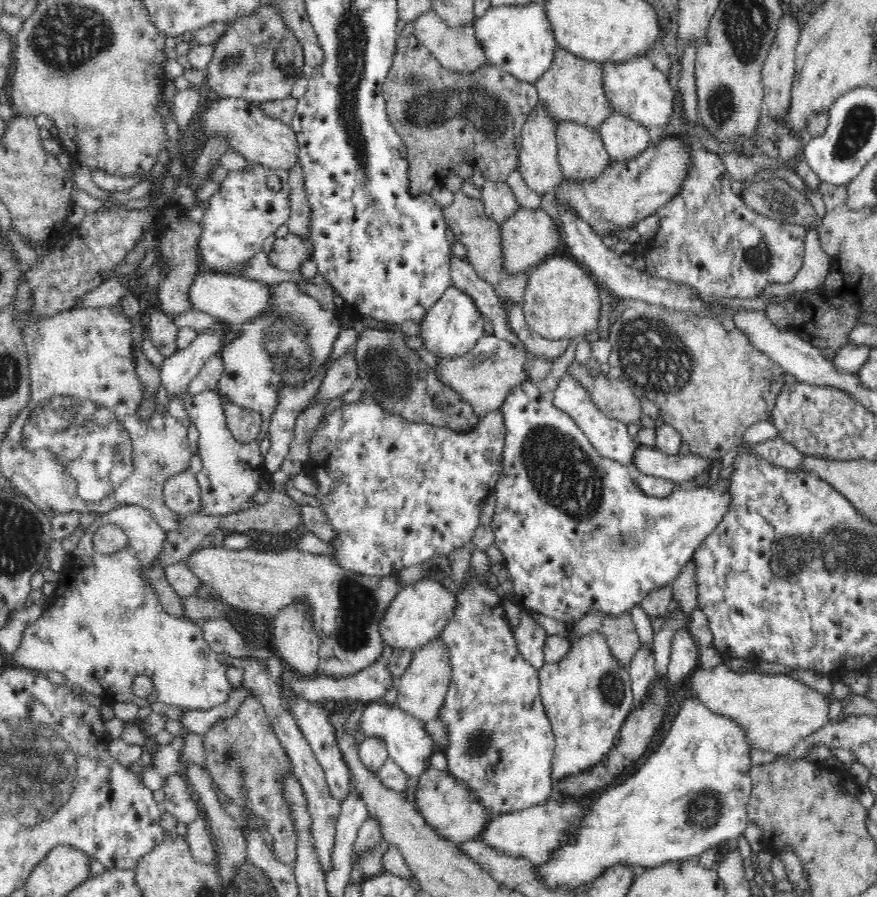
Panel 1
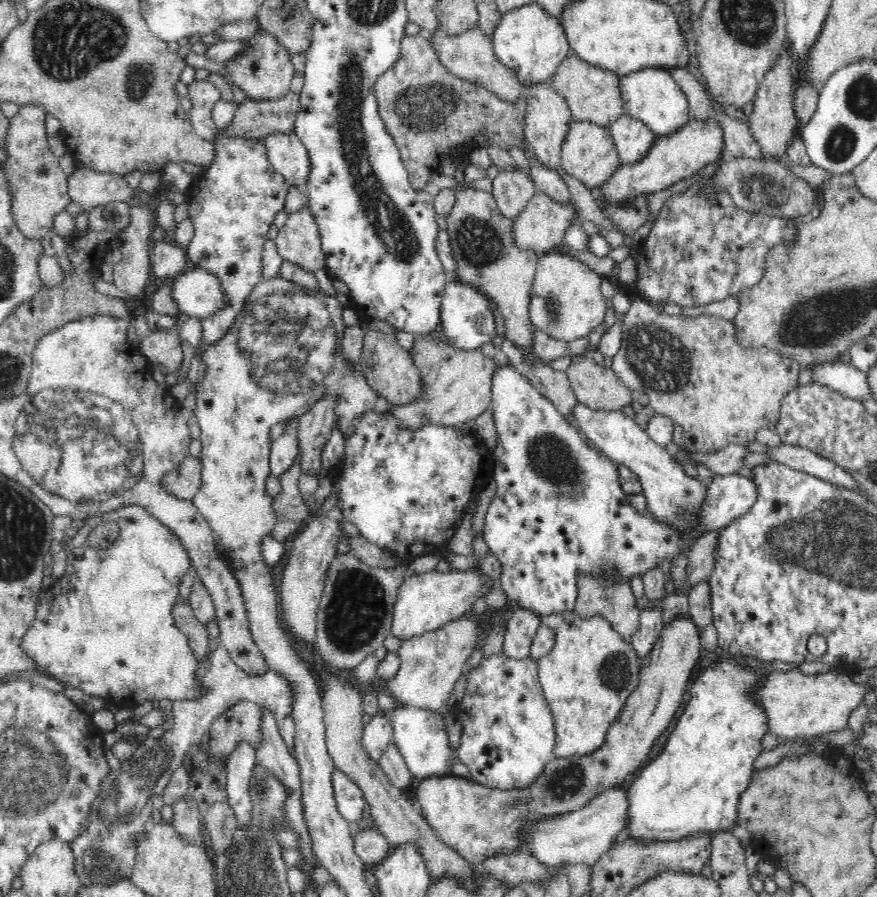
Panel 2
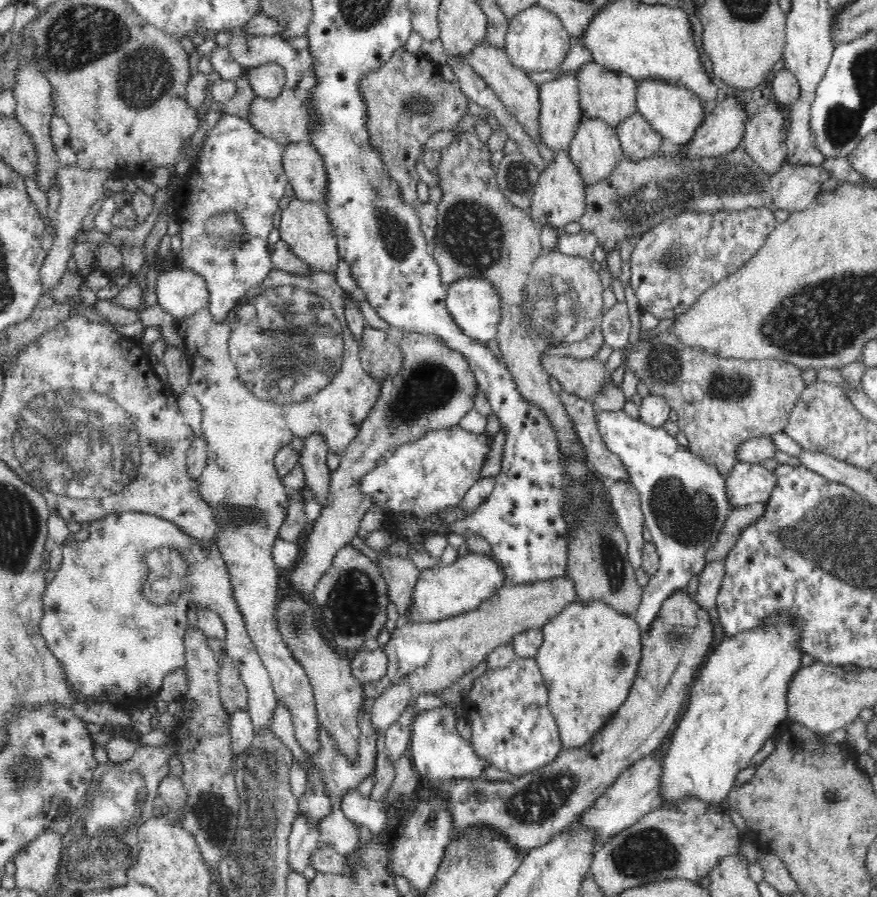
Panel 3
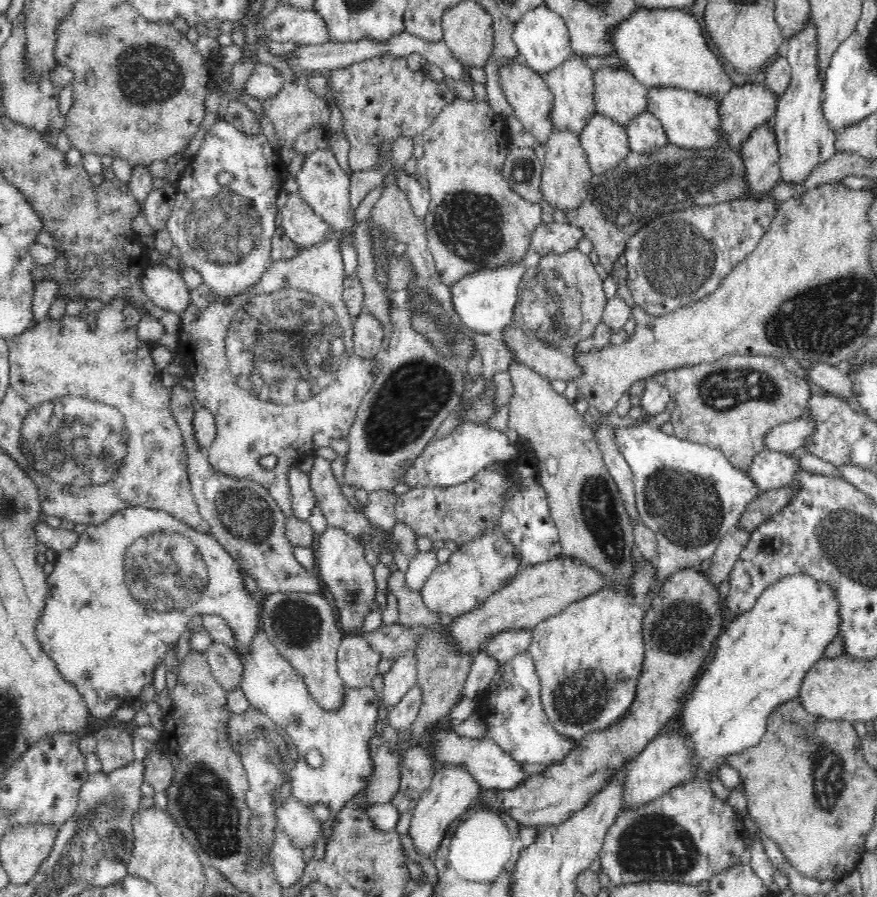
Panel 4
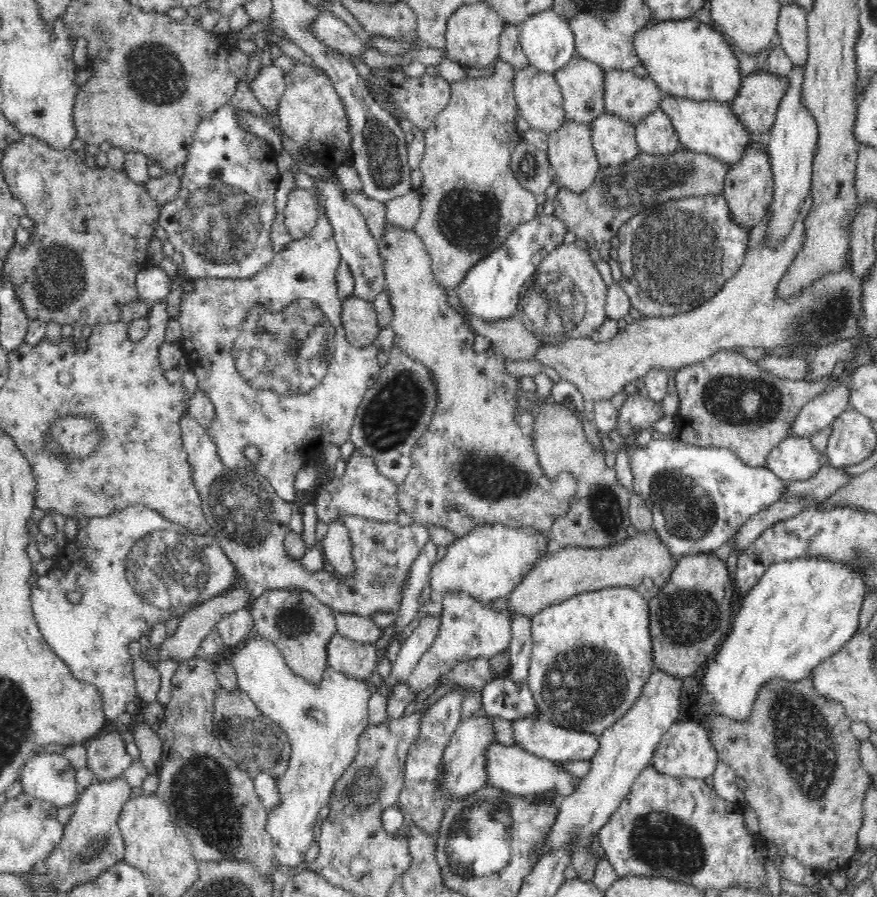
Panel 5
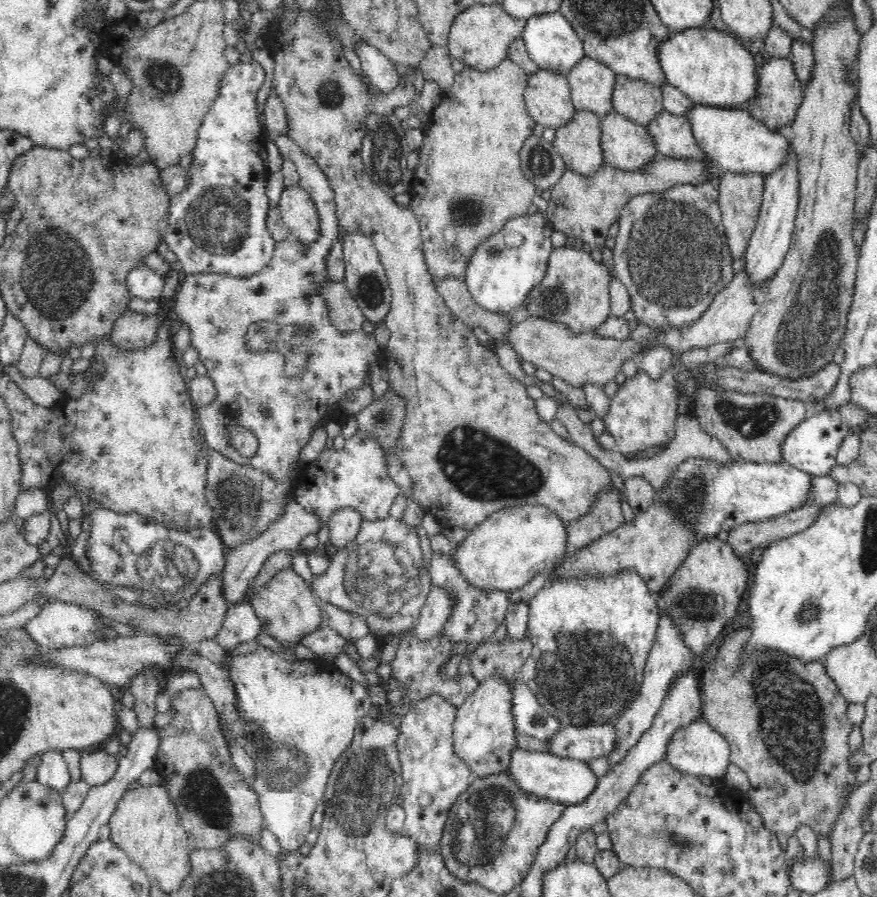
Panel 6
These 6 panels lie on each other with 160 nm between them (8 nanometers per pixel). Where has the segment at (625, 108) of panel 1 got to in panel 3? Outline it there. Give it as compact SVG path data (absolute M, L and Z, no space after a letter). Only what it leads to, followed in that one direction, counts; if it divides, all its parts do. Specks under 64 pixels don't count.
M638 81L636 87L637 112L663 139L682 147L695 140L696 130L706 118L701 97L693 90L662 81Z

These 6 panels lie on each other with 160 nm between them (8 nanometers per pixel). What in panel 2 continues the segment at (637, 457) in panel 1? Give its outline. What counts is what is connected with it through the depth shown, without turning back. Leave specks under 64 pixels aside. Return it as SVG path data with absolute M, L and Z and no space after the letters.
M732 444L712 454L690 452L688 454L694 465L704 464L714 475L726 475L740 470L747 452L749 452L747 445Z

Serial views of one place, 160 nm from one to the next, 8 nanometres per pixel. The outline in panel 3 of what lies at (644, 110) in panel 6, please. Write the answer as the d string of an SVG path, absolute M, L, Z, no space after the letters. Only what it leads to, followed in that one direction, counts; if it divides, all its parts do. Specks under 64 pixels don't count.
M594 62L582 66L577 72L579 72L579 103L582 107L583 119L598 118L616 127L625 118L637 112L636 84L638 82L629 75L608 71Z

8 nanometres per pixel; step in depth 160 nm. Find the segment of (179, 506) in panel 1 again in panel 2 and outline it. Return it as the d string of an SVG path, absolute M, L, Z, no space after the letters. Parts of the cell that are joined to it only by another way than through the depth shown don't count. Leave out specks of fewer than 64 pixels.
M191 455L180 466L163 476L166 491L172 492L180 499L194 499L201 488L201 470L203 465L198 457Z

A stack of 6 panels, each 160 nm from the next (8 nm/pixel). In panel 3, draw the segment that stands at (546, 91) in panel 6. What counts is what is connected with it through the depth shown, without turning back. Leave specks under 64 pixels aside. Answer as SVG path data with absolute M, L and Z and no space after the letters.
M487 41L479 45L474 53L466 57L459 56L459 61L472 67L474 73L481 77L492 88L492 91L497 94L508 112L511 112L516 117L524 130L533 138L539 149L540 156L542 156L542 161L547 165L553 163L557 153L548 148L547 144L544 144L543 136L539 134L539 86L530 80L528 74L511 62L503 48L491 46Z

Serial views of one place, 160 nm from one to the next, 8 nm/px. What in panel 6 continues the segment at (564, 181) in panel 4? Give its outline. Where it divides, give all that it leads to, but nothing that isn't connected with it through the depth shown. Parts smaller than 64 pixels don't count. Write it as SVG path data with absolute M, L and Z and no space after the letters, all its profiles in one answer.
M578 110L571 121L556 129L553 144L567 170L593 175L606 166L603 158L601 116Z

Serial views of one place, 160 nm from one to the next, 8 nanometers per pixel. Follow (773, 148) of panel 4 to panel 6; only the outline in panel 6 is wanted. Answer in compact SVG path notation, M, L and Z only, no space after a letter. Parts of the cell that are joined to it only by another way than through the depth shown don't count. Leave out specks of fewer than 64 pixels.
M722 173L717 184L721 221L727 238L727 245L732 258L744 258L752 231L755 229L765 178L756 173Z

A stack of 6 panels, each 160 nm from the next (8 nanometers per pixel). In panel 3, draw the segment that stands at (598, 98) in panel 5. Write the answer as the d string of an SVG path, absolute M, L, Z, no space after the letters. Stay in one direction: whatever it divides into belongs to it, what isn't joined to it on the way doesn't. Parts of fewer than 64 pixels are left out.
M573 71L552 82L544 82L539 86L540 112L539 134L544 144L552 151L564 150L572 143L576 130L583 120L583 111L579 103L579 72Z

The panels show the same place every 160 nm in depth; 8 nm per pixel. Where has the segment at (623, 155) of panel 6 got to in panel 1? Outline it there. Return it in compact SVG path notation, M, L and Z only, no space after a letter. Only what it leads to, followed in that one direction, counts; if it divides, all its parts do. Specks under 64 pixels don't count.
M558 121L556 137L558 160L565 180L594 180L611 160L598 128Z

